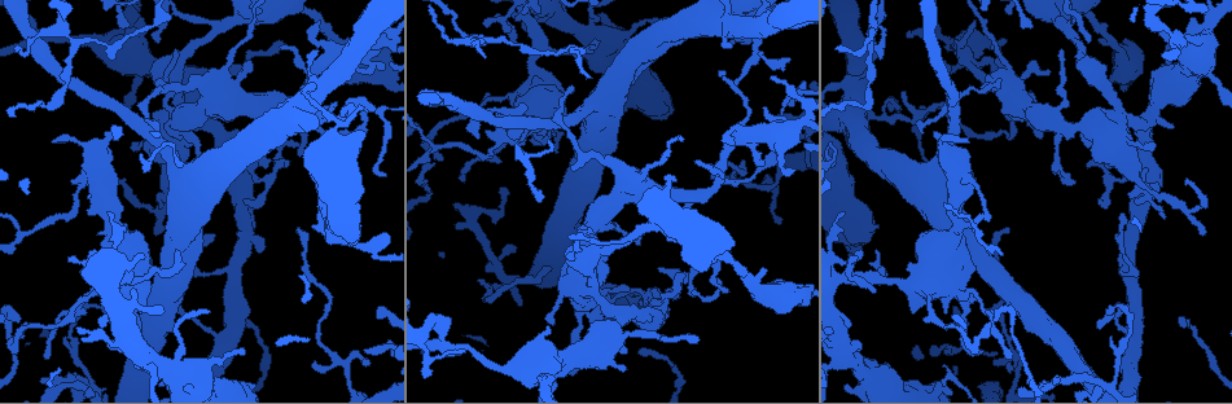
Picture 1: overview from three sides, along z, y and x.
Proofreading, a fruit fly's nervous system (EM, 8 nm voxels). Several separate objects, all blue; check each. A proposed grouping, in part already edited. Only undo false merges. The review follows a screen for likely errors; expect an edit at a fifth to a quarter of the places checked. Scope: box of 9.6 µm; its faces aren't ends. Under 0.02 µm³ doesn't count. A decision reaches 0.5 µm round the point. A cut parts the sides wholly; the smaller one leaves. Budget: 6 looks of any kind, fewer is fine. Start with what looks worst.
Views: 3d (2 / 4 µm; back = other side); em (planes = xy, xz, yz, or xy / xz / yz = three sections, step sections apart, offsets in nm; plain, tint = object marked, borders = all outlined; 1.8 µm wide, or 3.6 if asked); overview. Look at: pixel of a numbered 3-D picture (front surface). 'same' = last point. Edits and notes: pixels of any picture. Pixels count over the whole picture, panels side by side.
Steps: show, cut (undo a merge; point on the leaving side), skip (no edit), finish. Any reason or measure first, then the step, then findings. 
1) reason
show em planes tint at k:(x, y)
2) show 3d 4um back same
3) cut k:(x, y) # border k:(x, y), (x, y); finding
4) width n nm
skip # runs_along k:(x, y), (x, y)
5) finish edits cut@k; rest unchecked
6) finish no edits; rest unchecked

show 3d 4um at 1:(722, 176)

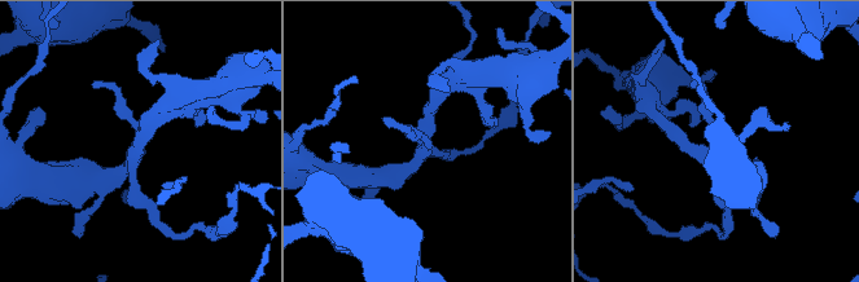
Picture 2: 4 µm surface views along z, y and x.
show em planes plain at 2:(420, 147)

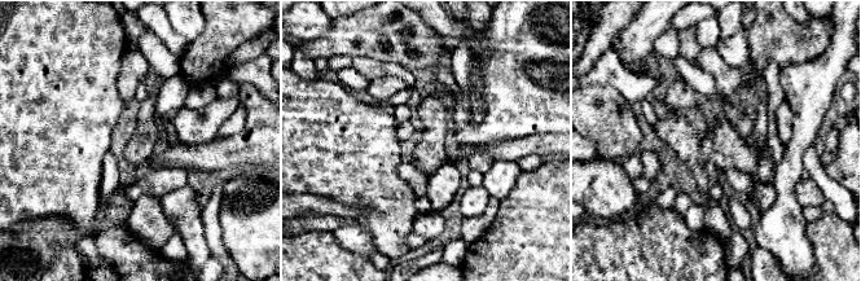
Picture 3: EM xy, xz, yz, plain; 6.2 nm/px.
show em planes borders same

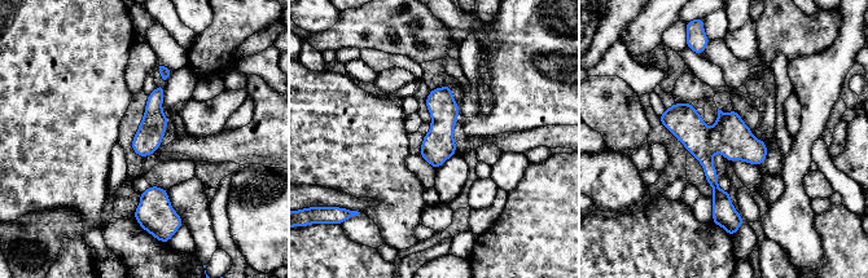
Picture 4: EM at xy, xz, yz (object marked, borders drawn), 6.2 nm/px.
skip # continuous, no second cell

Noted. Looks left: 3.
sharp bend
show 3d 4um at 1:(1116, 113)

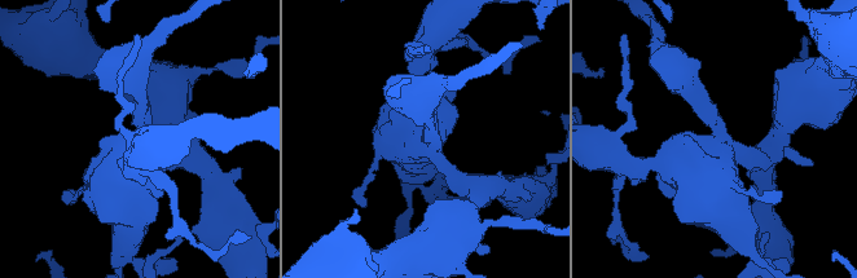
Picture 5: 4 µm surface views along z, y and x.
show em 3.6um xy step 8 tint at 5:(714, 135)

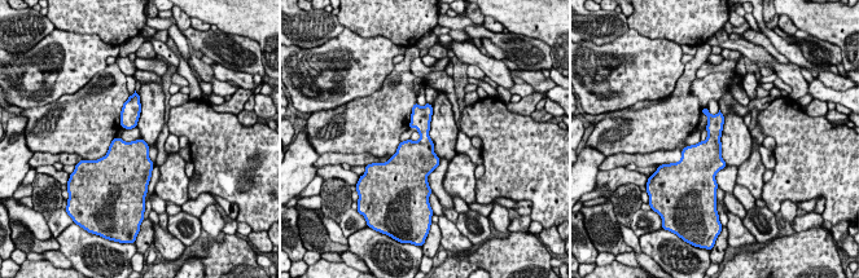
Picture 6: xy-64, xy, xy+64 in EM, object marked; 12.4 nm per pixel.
width 260 nm
skip # all the same cell

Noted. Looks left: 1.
finish no edits; rest unchecked

